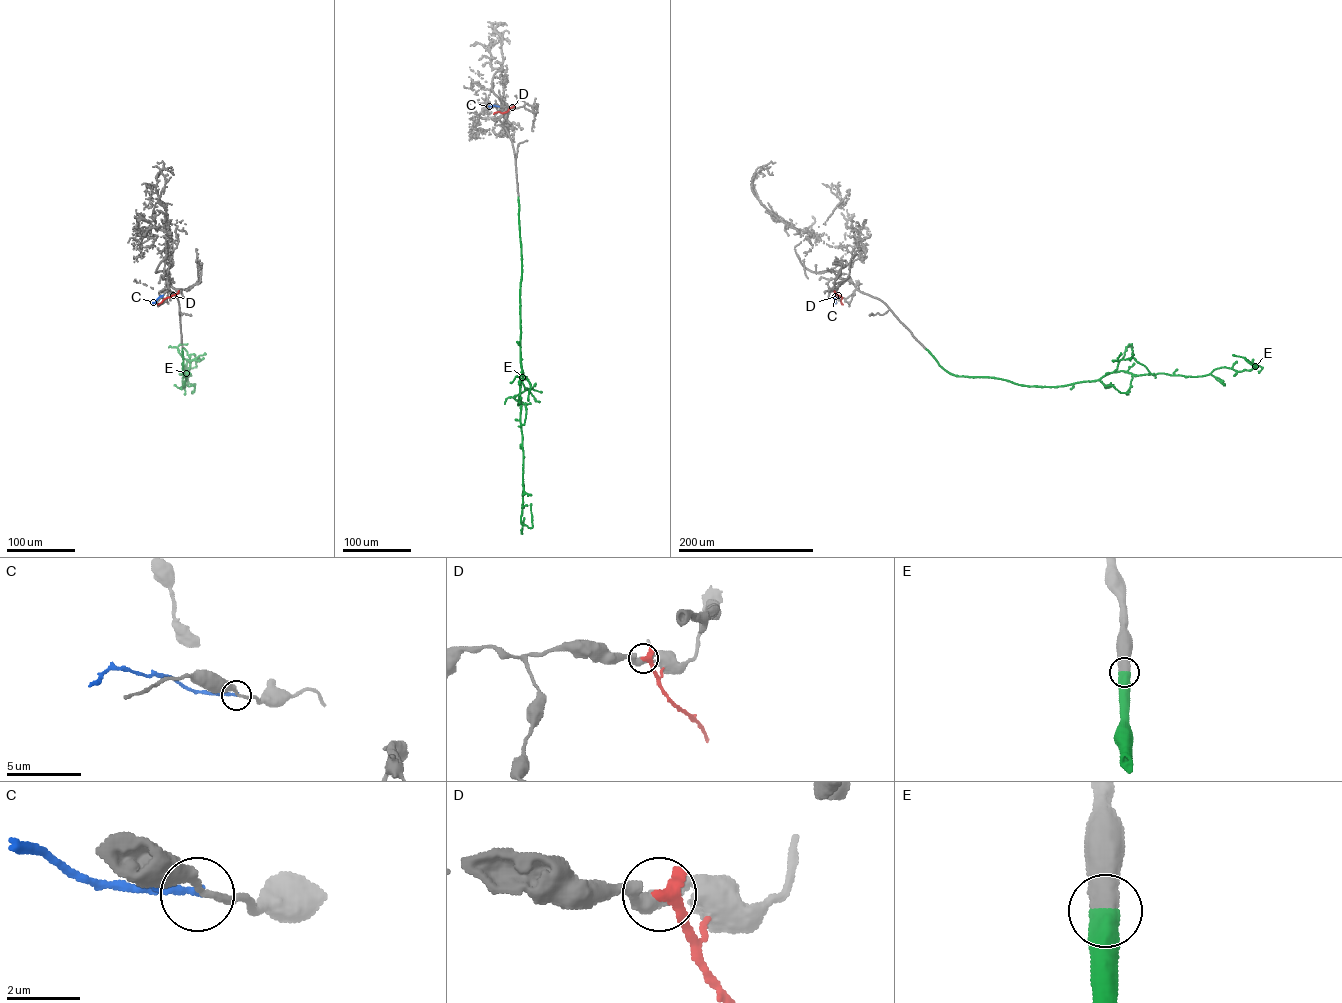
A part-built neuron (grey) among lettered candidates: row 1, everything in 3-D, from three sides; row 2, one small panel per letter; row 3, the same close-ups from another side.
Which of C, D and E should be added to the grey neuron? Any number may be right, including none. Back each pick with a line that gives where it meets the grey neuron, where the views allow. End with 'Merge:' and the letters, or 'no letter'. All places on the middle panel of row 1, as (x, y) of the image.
E: Touches grey at (518, 197)
Merge: E

